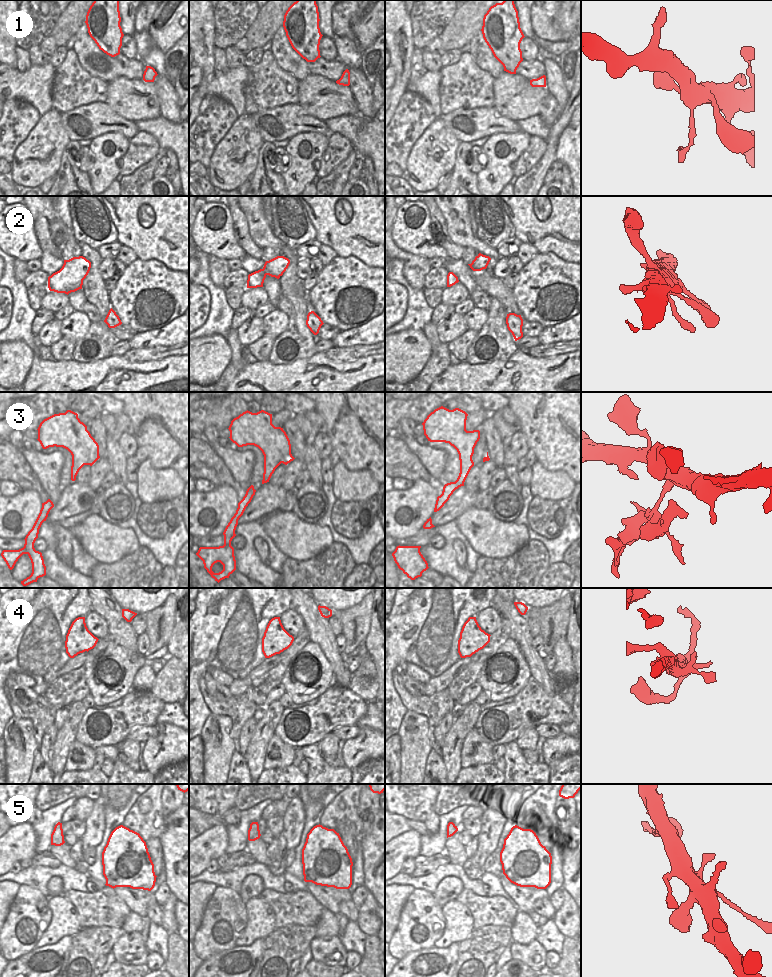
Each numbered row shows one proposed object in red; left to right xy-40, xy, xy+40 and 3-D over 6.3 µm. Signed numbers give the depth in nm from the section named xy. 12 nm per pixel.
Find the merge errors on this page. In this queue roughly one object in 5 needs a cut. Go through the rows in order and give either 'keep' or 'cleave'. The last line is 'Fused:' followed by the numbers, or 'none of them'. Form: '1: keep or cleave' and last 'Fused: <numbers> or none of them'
1: keep
2: keep
3: cleave
4: keep
5: keep
Fused: 3

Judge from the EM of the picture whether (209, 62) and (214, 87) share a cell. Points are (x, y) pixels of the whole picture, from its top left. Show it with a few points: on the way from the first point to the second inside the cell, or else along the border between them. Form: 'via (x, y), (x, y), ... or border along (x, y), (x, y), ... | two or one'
border along (213, 73), (207, 77), (206, 93) | two

